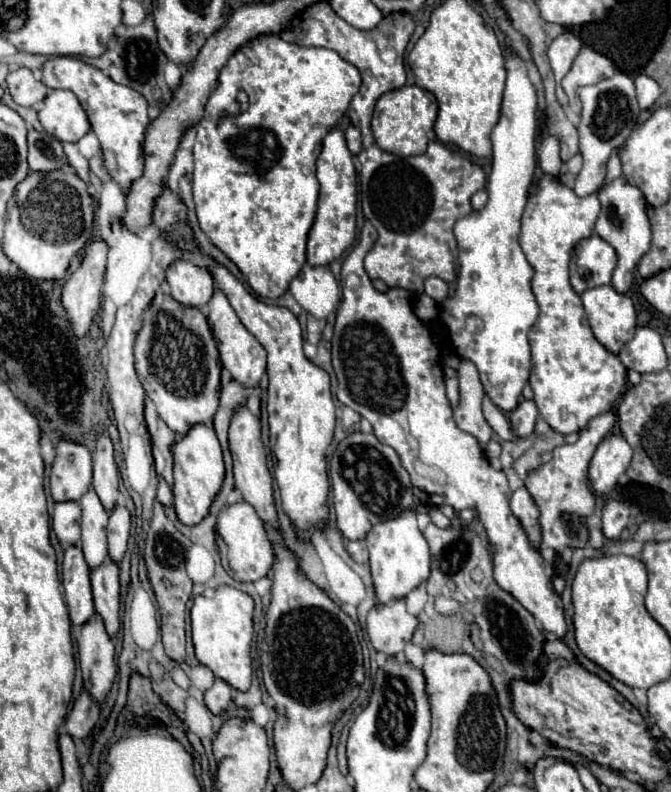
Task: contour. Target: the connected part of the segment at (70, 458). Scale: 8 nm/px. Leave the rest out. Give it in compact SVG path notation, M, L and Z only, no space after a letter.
M69 440L59 442L55 452L57 456L51 468L51 486L49 486L51 496L55 502L67 502L67 500L79 502L81 496L87 494L91 488L91 452L85 446L69 442Z

